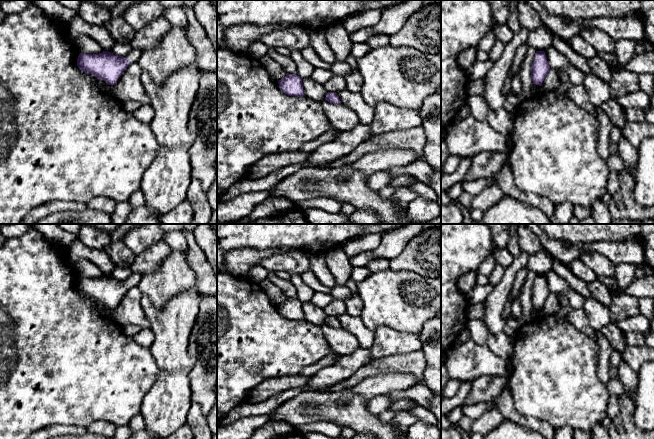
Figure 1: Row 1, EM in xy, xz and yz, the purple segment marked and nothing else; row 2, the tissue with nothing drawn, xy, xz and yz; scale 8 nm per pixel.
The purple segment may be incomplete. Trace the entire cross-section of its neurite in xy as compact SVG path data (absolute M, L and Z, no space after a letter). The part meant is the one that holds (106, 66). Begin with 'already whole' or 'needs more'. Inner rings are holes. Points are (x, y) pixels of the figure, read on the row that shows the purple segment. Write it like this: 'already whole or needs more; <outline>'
needs more; M132 49L126 56L114 55L107 51L99 54L80 53L77 66L84 73L92 74L109 85L115 85L126 68L138 62L141 53L138 49Z

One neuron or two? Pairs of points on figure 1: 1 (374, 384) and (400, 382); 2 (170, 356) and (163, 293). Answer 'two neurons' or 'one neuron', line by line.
1: one neuron
2: two neurons

